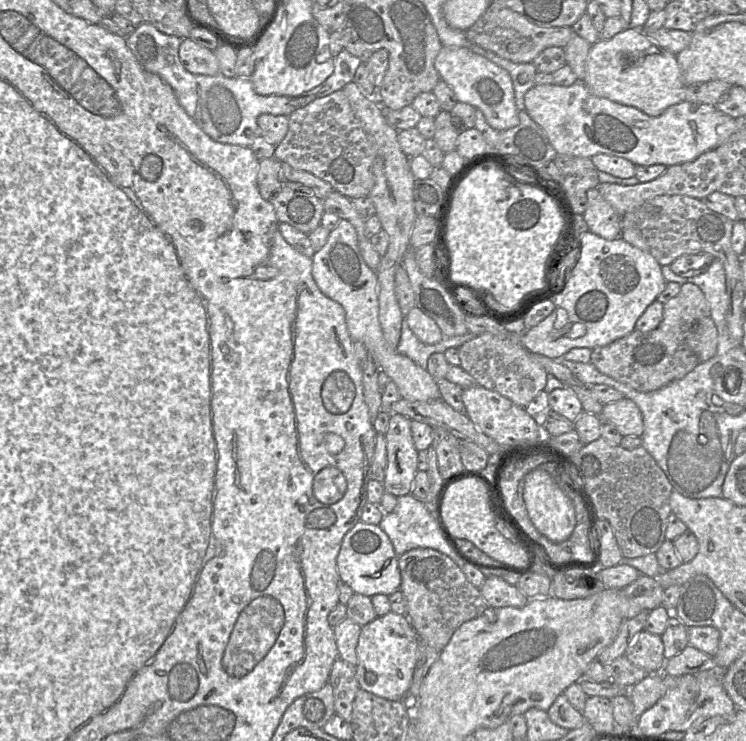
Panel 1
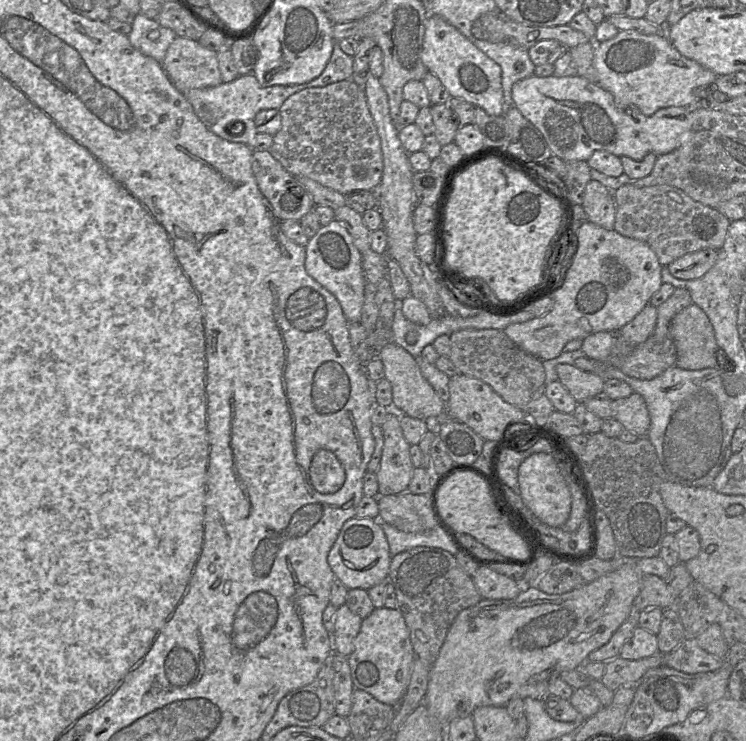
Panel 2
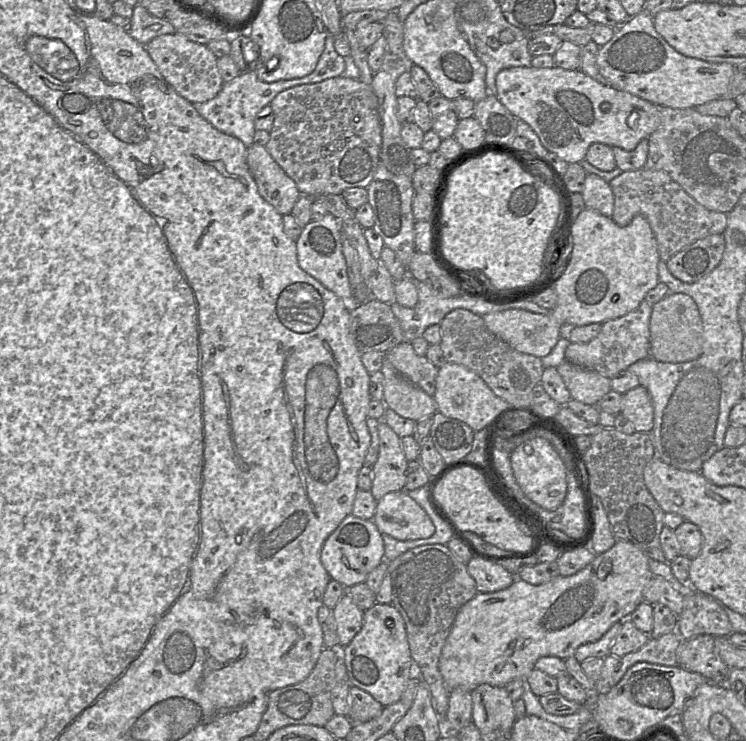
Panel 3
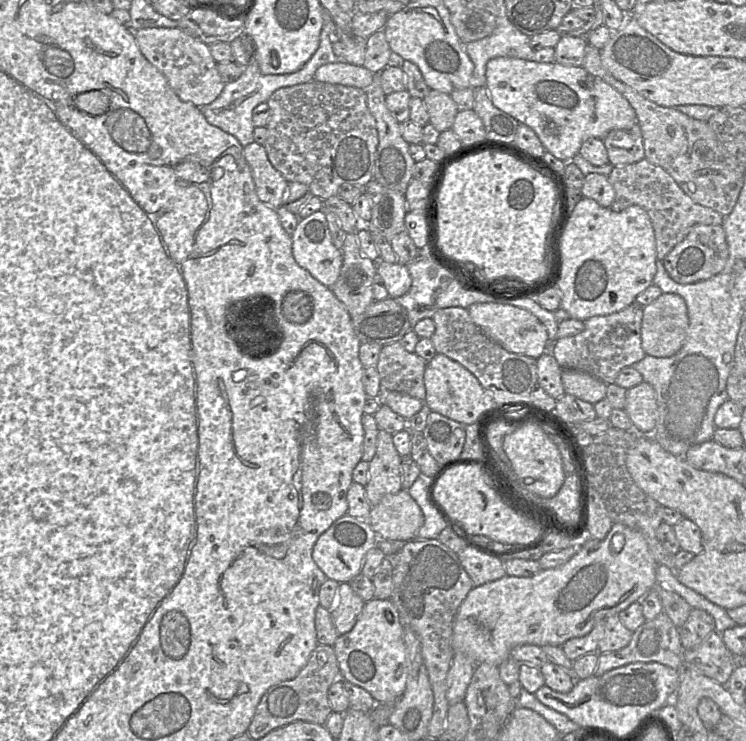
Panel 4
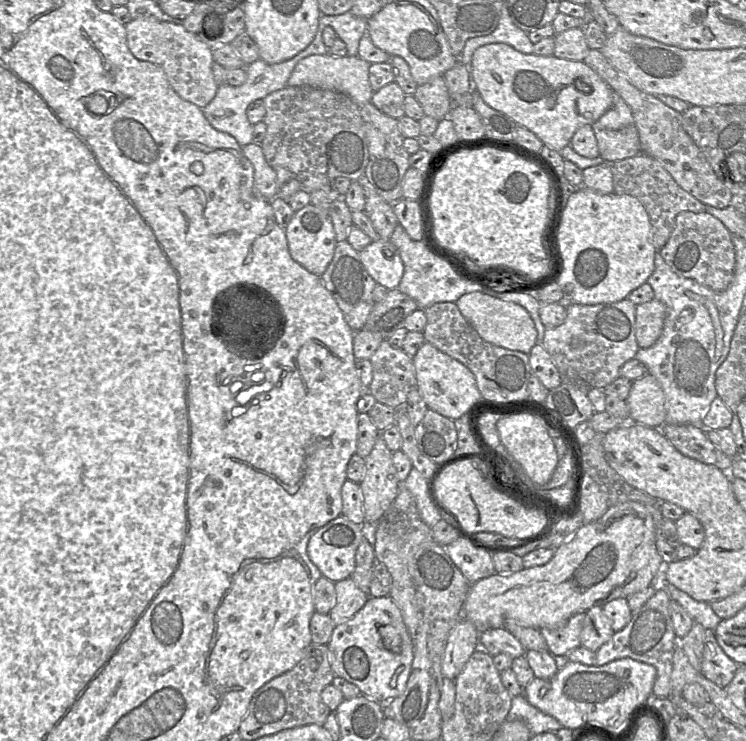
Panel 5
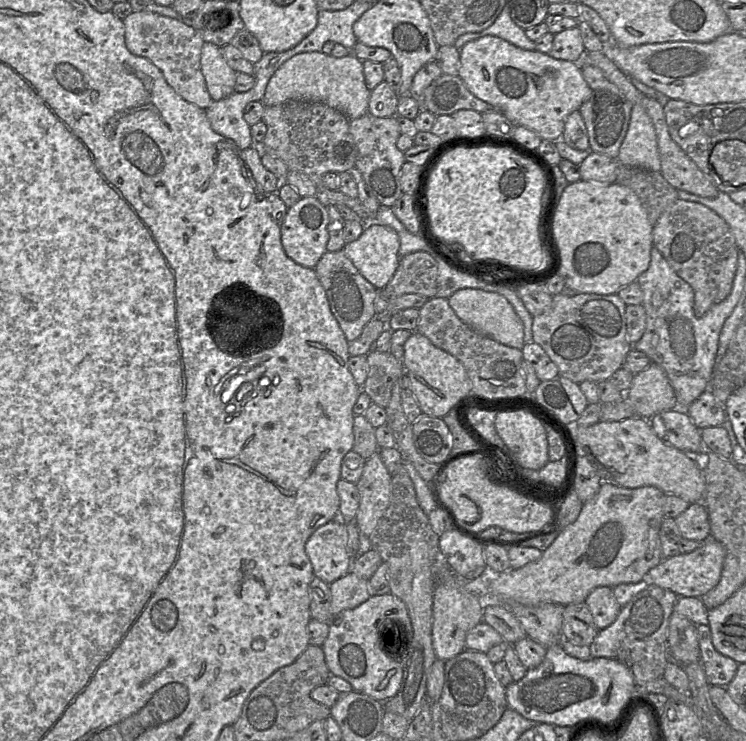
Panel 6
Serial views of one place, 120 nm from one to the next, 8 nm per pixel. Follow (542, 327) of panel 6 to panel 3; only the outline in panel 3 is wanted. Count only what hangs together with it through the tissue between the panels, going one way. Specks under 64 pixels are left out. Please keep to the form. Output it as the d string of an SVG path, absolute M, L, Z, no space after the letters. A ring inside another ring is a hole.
M643 300L635 310L626 315L603 322L600 333L591 341L587 343L570 343L565 351L565 360L583 368L596 371L603 376L612 379L621 371L627 370L631 364L650 357L649 325L651 312L652 305L646 300Z

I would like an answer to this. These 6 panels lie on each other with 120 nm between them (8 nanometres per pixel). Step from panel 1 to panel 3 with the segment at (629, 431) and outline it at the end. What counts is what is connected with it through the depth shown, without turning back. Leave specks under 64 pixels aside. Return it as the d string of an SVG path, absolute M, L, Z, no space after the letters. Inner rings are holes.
M641 384L623 394L620 412L635 427L637 432L650 433L654 426L654 407L648 390Z

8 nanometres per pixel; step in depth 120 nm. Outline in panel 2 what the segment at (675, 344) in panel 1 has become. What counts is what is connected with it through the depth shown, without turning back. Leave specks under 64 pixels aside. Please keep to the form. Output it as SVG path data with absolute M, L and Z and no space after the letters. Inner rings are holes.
M676 288L671 296L657 307L657 321L652 334L641 344L633 346L627 344L620 336L619 331L600 331L585 337L581 350L587 357L613 366L624 374L642 380L653 379L666 369L676 365L677 353L670 333L670 324L673 317L685 307L693 303L689 291L685 288Z

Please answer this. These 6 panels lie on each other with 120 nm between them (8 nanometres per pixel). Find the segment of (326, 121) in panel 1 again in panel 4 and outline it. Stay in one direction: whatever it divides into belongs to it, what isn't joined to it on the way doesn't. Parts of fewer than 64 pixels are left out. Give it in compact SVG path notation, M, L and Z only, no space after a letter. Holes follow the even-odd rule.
M319 81L282 87L267 100L271 115L264 143L268 159L288 182L307 185L313 196L327 200L337 196L341 185L365 188L373 179L375 154L378 146L376 121L367 107L366 91L353 86Z

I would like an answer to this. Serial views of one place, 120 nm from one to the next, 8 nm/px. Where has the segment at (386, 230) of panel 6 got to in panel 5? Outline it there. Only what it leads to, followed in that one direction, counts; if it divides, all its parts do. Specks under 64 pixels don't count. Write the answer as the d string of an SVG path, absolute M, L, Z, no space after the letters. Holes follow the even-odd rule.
M379 239L372 241L359 252L360 260L369 275L377 284L390 289L398 288L404 273L404 264L396 246L390 240Z

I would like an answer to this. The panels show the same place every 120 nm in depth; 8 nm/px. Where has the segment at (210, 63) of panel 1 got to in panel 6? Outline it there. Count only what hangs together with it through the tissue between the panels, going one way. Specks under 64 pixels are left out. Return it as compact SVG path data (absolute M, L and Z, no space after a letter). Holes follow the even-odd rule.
M133 11L124 20L128 50L151 61L162 72L167 83L187 102L205 110L213 101L201 70L203 38L185 23L150 11Z

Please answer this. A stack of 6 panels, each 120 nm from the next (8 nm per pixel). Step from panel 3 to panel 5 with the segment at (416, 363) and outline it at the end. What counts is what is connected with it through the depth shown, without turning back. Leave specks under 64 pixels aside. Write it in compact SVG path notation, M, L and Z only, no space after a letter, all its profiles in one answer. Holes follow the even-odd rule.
M383 340L369 360L372 381L366 391L377 402L393 409L402 408L408 393L417 388L413 357Z

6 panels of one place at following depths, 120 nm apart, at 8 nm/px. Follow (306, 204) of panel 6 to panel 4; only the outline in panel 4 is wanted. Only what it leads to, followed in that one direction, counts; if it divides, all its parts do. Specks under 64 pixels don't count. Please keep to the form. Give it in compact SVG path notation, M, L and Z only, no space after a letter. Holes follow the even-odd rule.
M320 210L299 219L291 240L298 265L331 288L339 277L343 261L341 250L333 243L324 212Z

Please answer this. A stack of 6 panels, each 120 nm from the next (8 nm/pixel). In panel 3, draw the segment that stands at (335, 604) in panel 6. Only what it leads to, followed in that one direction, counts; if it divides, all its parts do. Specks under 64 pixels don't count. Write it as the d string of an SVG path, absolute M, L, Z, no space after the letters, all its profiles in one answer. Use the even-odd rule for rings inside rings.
M344 594L332 609L339 637L339 652L358 634L363 625L362 611L348 594Z

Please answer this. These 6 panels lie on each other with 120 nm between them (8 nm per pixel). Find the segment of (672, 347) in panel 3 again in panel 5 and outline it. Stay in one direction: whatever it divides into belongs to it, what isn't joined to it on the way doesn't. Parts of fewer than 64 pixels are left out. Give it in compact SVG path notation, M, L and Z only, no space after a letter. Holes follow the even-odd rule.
M658 299L636 305L635 336L640 348L651 347L658 340L665 317L666 307Z

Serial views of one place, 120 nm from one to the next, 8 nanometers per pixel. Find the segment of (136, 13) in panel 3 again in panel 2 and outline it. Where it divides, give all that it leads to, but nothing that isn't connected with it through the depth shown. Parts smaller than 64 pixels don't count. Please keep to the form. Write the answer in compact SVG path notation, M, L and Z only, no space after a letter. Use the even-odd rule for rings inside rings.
M138 13L128 35L130 43L143 54L162 64L170 44L178 35L172 29L164 27L157 20Z

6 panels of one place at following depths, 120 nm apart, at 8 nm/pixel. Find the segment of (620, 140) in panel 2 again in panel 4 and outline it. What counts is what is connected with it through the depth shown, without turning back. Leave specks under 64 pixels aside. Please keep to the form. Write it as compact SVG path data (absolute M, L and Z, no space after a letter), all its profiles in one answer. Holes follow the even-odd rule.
M496 57L487 62L485 86L498 109L530 127L545 149L563 161L579 154L587 139L604 139L612 130L627 130L638 123L629 102L582 66Z

